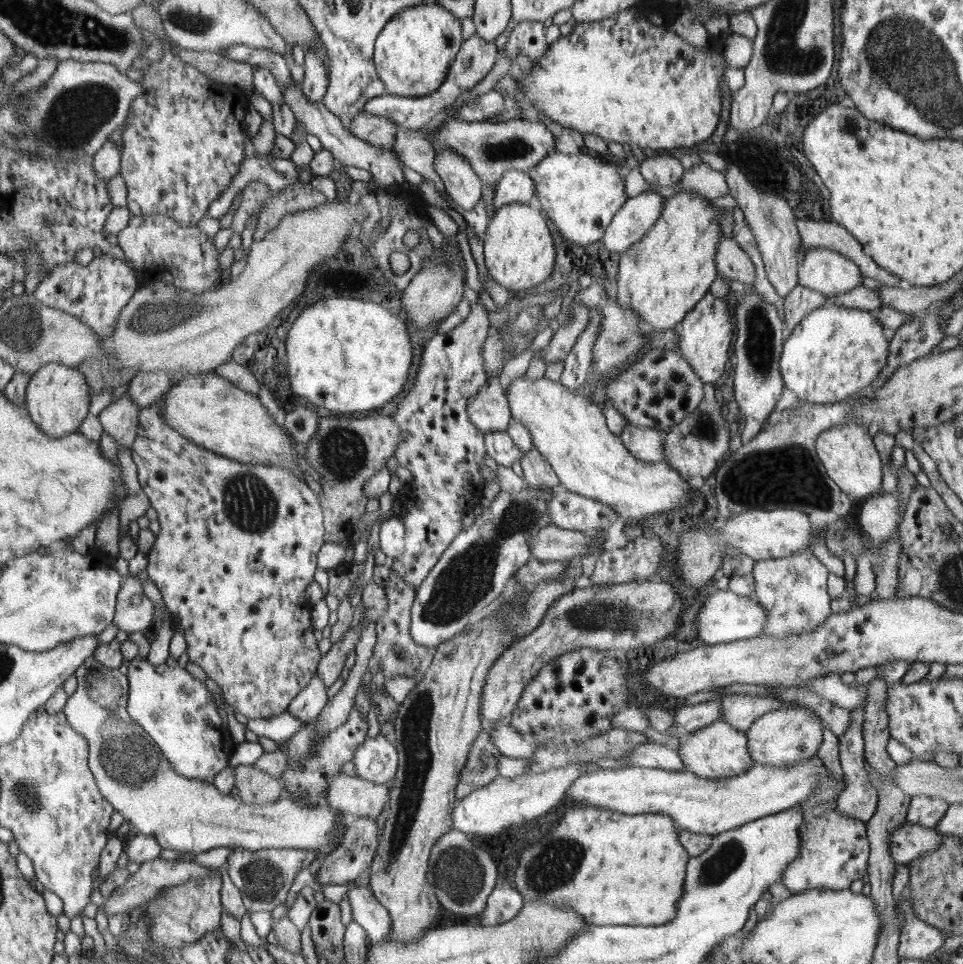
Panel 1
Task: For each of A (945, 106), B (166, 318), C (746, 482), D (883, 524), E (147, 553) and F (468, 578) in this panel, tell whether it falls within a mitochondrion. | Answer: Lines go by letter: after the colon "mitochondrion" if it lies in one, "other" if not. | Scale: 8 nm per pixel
A: mitochondrion
B: mitochondrion
C: mitochondrion
D: other
E: other
F: mitochondrion

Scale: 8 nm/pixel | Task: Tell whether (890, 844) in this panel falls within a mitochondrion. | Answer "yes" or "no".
no

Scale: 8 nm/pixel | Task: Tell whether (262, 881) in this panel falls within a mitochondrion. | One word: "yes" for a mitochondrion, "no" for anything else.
yes

